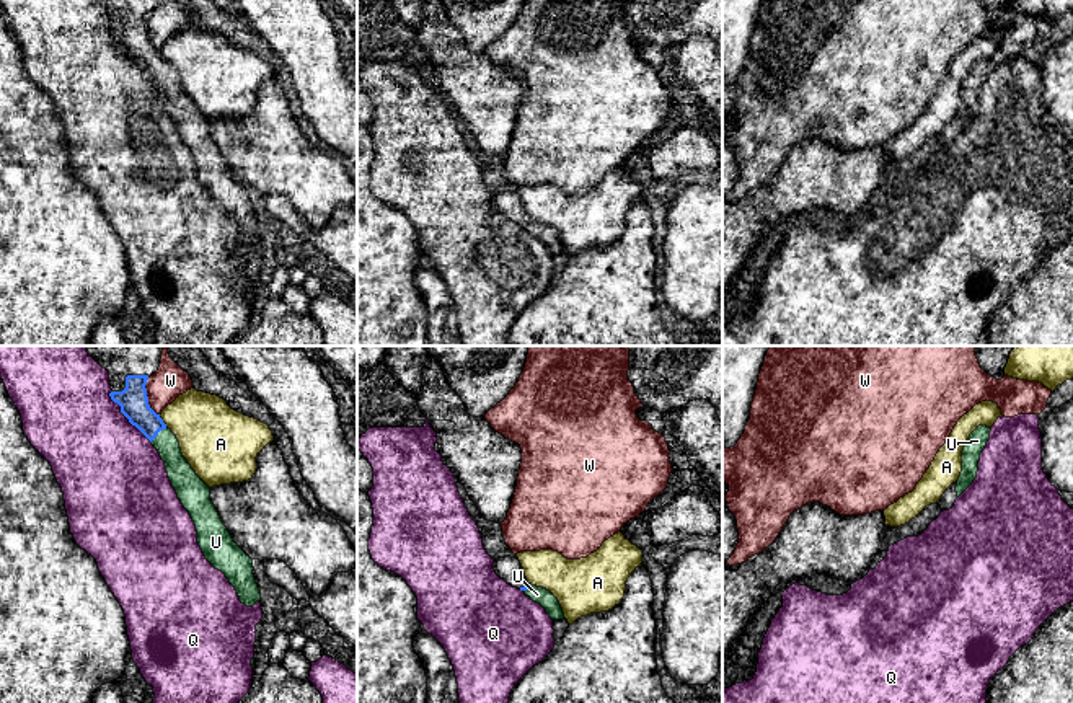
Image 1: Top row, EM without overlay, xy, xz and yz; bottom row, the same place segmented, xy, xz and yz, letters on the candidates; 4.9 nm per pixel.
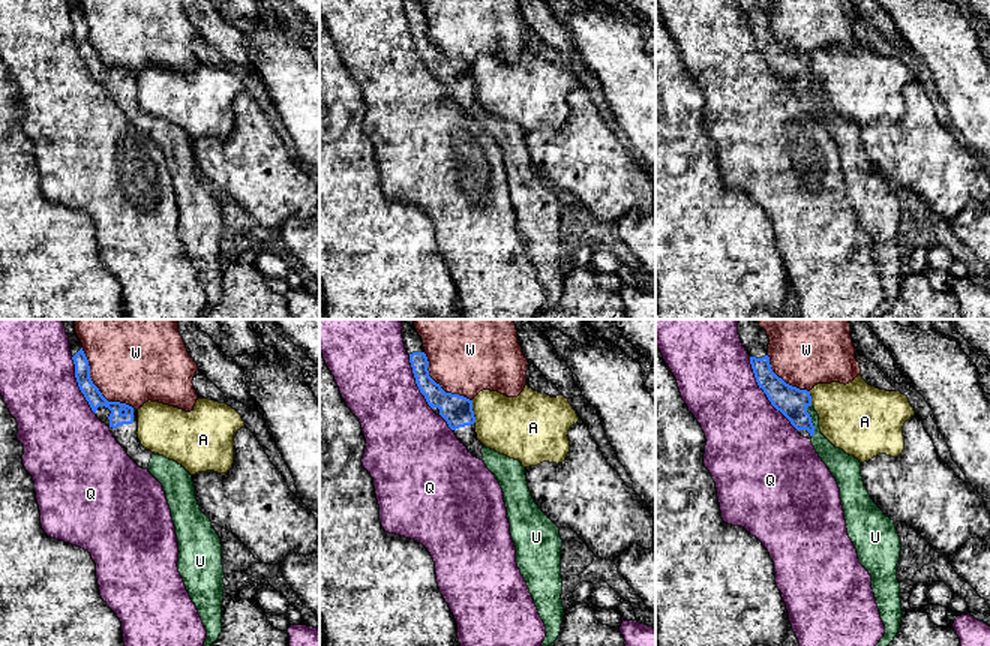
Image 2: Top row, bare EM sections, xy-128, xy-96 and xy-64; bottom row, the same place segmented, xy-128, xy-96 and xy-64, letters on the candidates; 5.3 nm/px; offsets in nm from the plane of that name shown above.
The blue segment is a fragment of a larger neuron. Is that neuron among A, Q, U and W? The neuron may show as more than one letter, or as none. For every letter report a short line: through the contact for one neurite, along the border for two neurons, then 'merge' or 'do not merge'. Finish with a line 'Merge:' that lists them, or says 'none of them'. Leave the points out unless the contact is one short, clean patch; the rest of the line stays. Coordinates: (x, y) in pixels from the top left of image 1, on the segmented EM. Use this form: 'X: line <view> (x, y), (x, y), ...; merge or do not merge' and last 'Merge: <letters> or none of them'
A: line xy (158, 415), (167, 426); do not merge
Q: do not merge
U: line xy (134, 405), (158, 431), (181, 475); merge
W: do not merge
Merge: U

